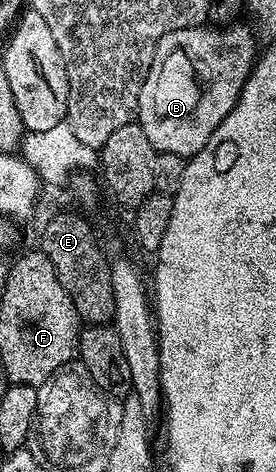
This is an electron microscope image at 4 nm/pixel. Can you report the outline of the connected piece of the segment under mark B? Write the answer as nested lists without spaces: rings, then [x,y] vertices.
[[[204,23],[173,31],[157,43],[149,75],[141,87],[137,114],[137,124],[145,131],[156,153],[190,159],[209,143],[209,135],[233,111],[257,60],[252,26],[243,24]]]

